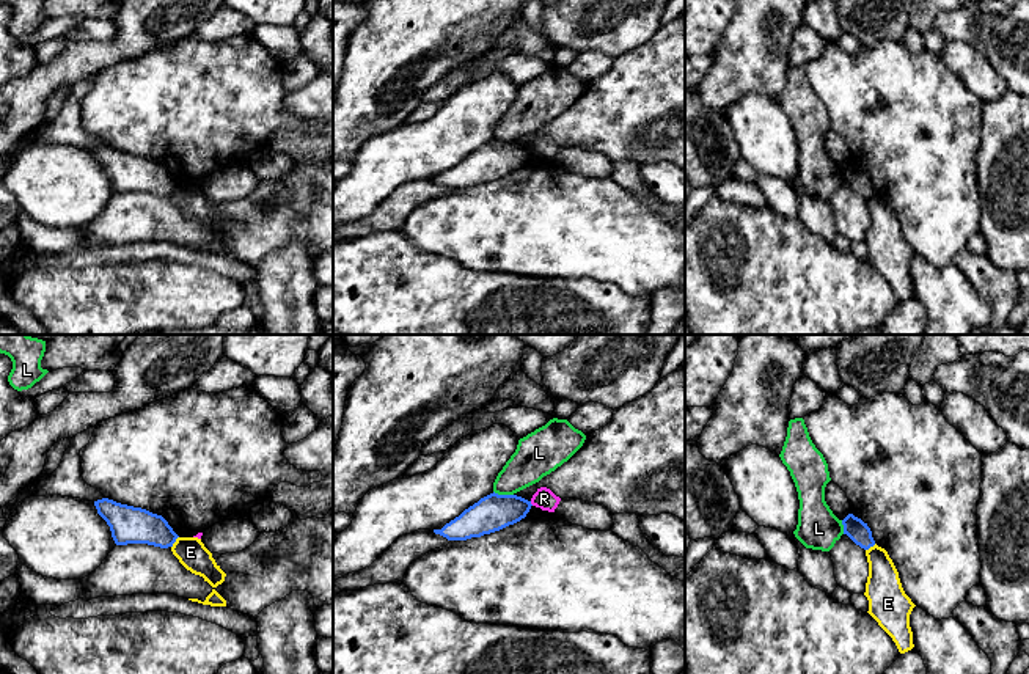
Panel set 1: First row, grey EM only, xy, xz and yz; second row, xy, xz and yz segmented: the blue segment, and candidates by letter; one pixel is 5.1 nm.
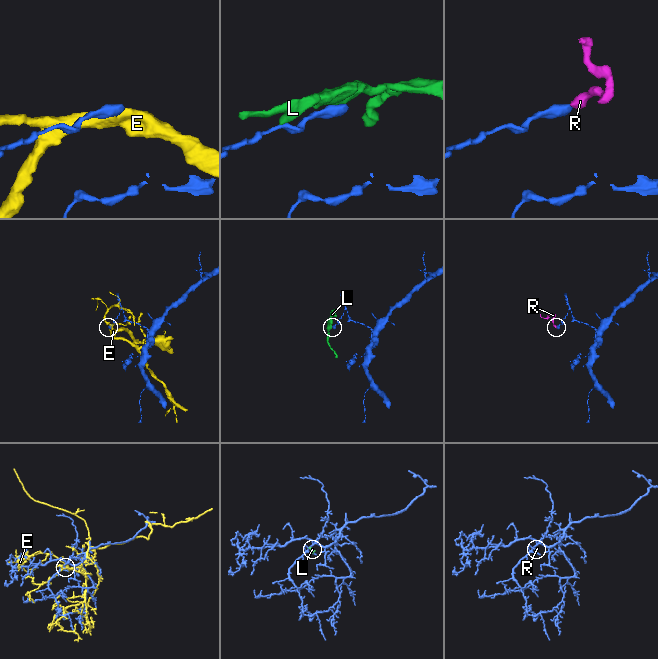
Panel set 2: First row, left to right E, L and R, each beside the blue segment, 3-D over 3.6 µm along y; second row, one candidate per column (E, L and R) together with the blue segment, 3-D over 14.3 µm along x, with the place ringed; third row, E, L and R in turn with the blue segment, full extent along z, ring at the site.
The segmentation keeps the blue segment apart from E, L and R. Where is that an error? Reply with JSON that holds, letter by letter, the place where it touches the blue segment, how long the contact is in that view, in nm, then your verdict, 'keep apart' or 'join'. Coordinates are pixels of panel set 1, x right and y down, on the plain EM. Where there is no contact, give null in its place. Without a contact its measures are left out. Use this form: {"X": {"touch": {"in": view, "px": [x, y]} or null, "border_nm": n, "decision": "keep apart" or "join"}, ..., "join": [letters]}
{"E": {"touch": {"in": "xy", "px": [175, 189]}, "border_nm": 70, "decision": "keep apart"}, "L": {"touch": {"in": "xz", "px": [503, 143]}, "border_nm": 110, "decision": "keep apart"}, "R": {"touch": {"in": "xz", "px": [530, 151]}, "border_nm": 30, "decision": "keep apart"}, "join": []}

